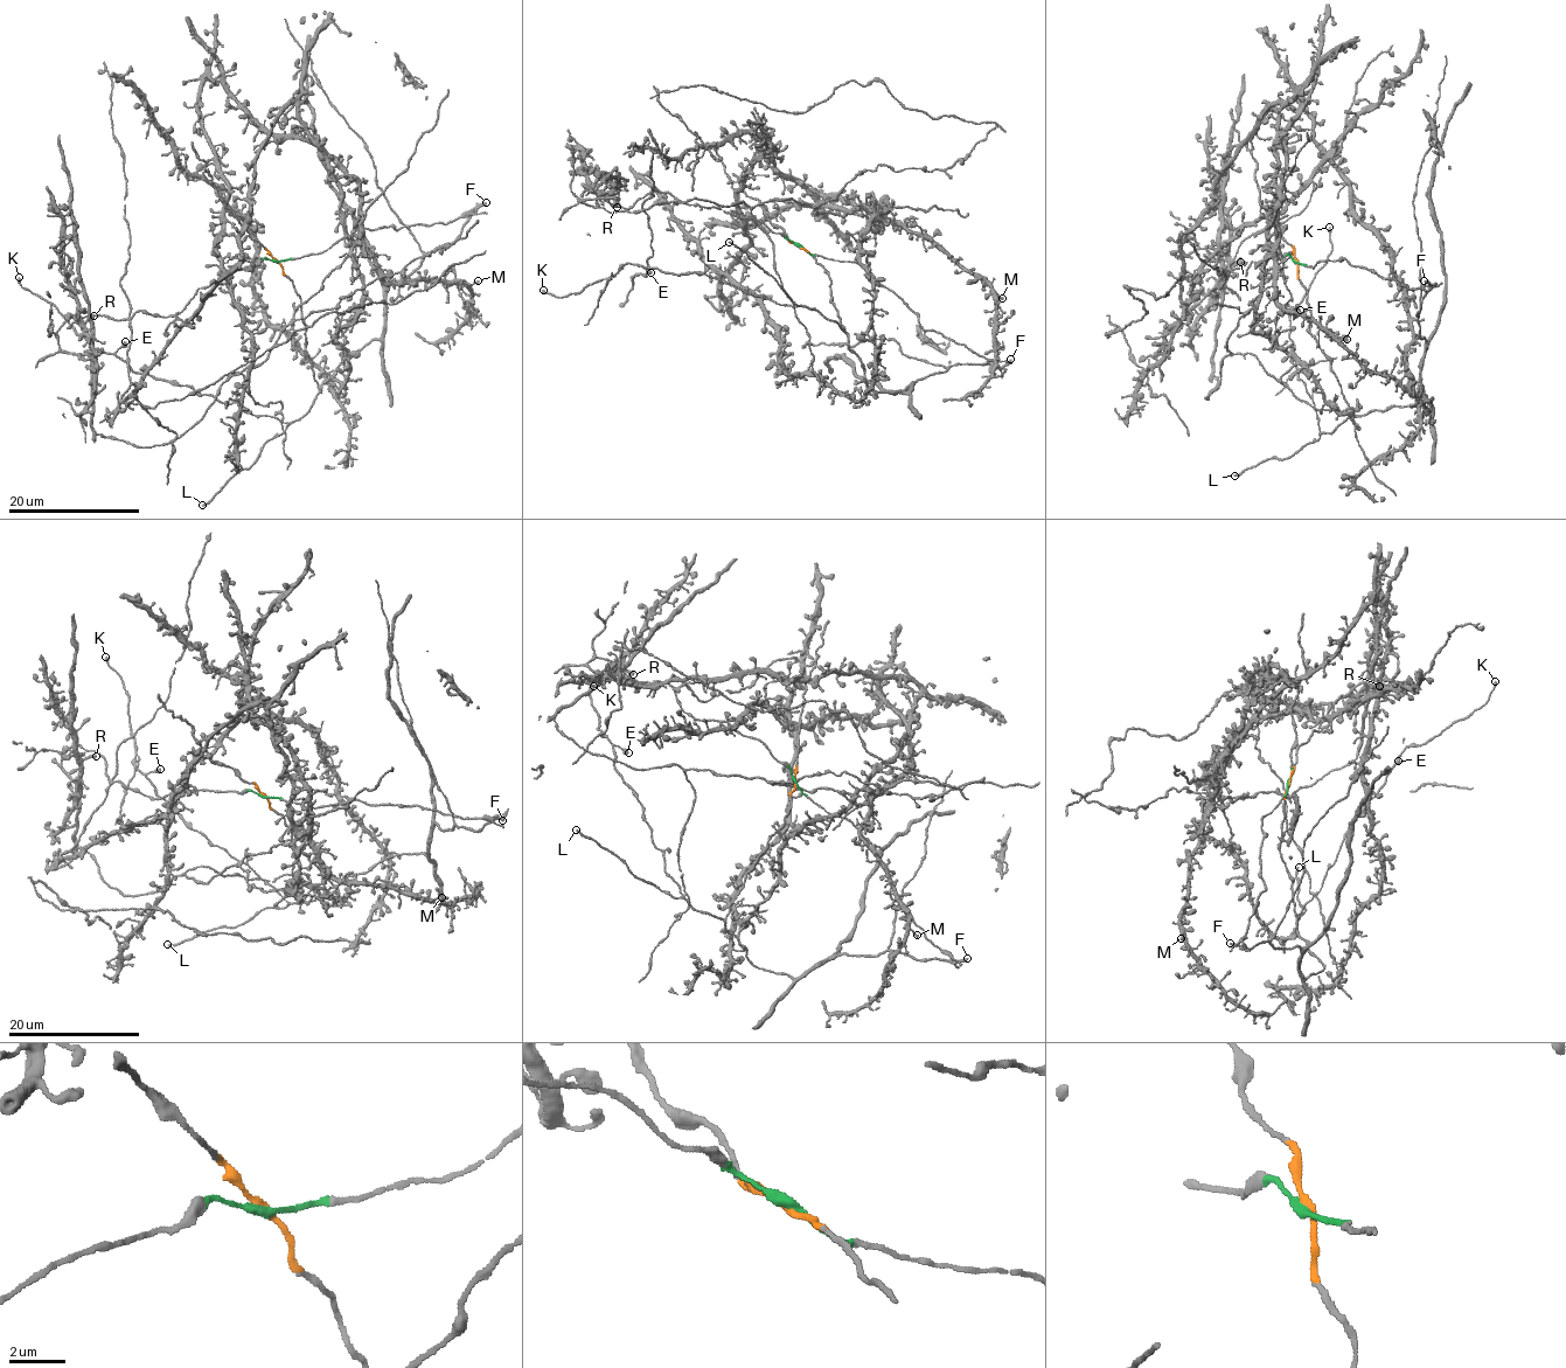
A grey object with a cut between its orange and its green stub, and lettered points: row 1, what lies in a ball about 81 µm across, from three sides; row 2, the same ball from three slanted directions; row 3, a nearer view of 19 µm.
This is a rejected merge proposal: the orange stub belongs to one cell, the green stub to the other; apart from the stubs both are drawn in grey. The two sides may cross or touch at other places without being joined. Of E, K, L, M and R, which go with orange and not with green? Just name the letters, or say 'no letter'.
E, K, L

